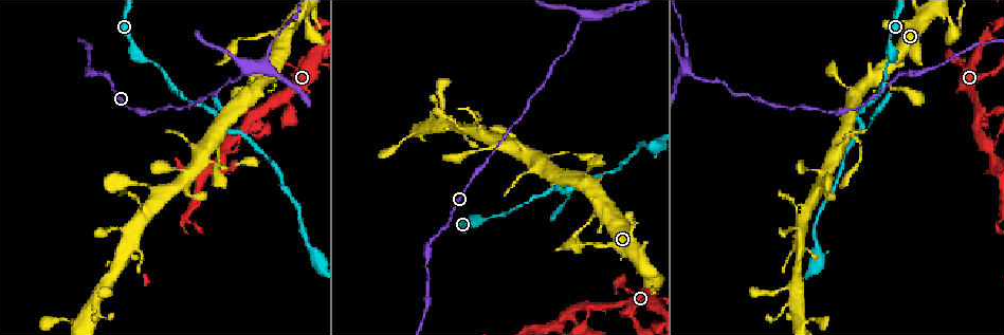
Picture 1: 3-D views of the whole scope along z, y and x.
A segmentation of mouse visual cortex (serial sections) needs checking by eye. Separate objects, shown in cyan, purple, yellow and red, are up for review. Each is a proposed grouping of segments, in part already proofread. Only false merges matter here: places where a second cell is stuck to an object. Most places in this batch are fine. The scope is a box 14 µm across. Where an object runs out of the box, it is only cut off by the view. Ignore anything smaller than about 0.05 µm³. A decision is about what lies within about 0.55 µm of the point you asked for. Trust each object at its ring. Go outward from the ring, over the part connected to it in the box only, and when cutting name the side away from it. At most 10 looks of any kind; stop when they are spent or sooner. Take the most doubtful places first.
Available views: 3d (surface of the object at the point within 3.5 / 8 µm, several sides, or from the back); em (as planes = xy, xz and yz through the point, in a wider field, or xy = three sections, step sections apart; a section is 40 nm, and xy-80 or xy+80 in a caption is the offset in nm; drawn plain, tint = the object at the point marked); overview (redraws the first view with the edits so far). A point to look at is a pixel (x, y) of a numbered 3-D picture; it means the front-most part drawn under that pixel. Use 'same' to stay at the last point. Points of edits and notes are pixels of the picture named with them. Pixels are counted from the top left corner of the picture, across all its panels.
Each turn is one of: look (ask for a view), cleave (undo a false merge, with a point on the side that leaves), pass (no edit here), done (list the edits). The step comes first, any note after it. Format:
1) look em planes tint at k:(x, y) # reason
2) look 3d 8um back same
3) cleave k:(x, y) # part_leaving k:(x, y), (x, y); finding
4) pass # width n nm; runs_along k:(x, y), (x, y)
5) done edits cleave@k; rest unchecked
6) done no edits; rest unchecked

look 3d 3.5um at 1:(587, 15) # sudden change in width

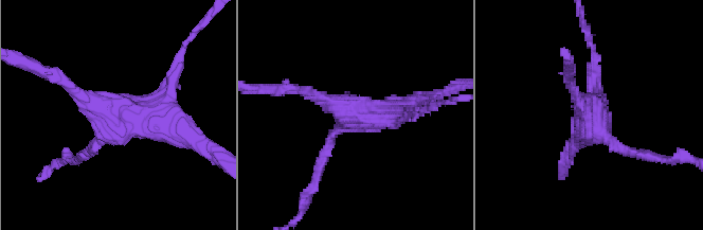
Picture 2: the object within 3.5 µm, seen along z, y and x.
look em planes tint at 2:(596, 126) # arms 4; arm_widths 150, 200, 250, 350 nm; now the EM

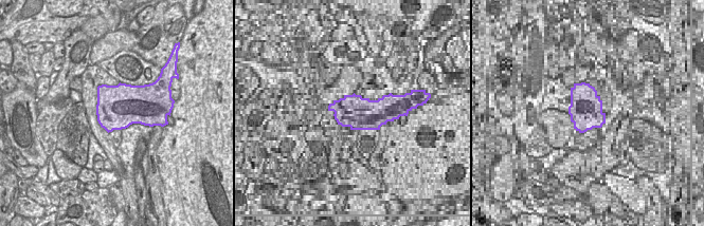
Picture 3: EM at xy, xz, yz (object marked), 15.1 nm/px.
pass # runs_along 2:(321, 166), (330, 136), (354, 117), (415, 101); one cell here

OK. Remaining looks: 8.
look 3d 3.5um at 1:(567, 191)

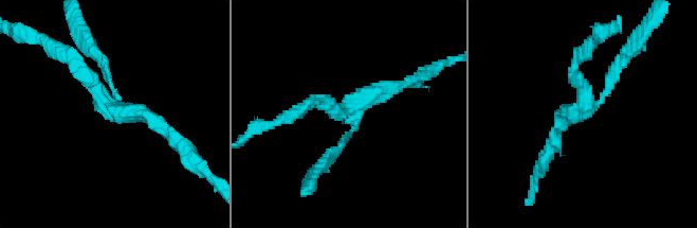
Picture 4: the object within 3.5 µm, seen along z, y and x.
look em xy step 3 plain at 4:(351, 109) # shape alone is not enough

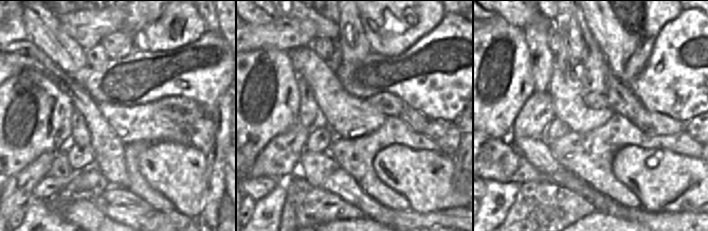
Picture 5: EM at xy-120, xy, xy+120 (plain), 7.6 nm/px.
look em xy step 3 tint same

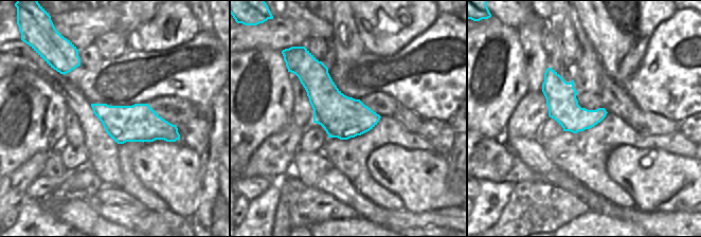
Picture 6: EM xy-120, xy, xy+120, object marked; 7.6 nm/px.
pass # arm_widths 100, 200, 200 nm; runs_along 4:(69, 55), (111, 107), (169, 137); continuous, no second cell

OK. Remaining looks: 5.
look 3d 8um at 1:(285, 65) # abrupt turn

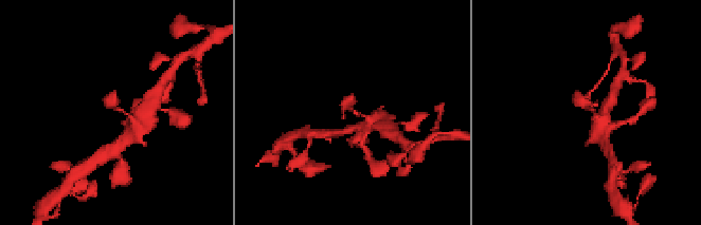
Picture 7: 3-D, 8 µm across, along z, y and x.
look em xy step 2 tint at 7:(115, 109) # now the EM

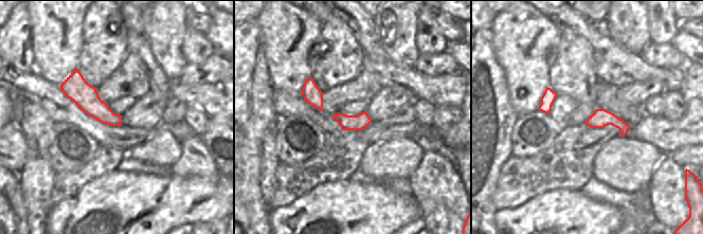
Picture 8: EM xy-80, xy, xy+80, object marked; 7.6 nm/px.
pass # width 120 nm; runs_along 7:(603, 126), (575, 91); continuous, no second cell

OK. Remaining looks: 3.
look 3d 3.5um at 1:(589, 304) # three-way junction

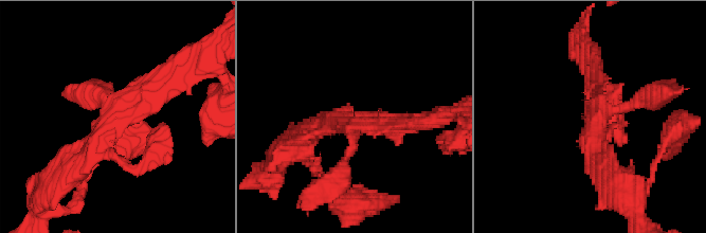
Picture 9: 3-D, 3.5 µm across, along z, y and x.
look em xy step 2 tint at 9:(355, 124) # arms 3; arm_widths 150, 200, 300 nm

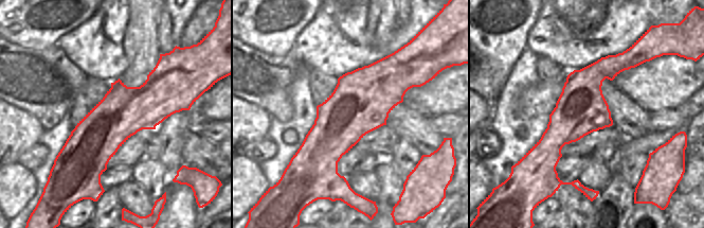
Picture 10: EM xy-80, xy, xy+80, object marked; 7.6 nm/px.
pass # runs_along 10:(628, 54), (581, 93), (547, 167); continuous, no second cell

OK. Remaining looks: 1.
done no edits; rest unchecked

